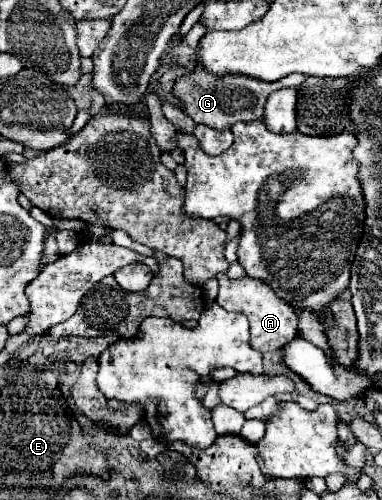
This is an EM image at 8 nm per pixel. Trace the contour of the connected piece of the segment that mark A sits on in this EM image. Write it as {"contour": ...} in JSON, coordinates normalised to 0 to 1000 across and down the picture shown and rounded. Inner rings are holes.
{"contour":[[[571,548],[571,596],[565,604],[597,620],[597,624],[634,624],[644,628],[649,644],[654,644],[654,688],[681,700],[728,700],[738,696],[738,688],[754,688],[759,680],[770,680],[780,672],[780,632],[770,624],[764,612],[743,608],[717,584],[712,576],[702,576],[702,568],[665,560],[665,556],[634,556],[634,560],[602,560],[592,548]]]}

